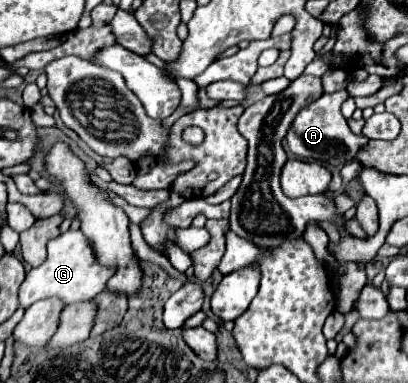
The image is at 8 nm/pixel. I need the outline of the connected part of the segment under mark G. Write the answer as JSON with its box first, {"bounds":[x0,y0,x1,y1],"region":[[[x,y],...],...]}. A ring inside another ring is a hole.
{"bounds":[19,229,115,309],"region":[[[69,229],[49,241],[47,259],[39,267],[33,267],[27,273],[27,277],[19,289],[19,303],[23,309],[27,309],[35,301],[49,299],[49,297],[59,297],[61,301],[65,301],[65,305],[89,301],[95,295],[99,295],[101,291],[105,291],[107,281],[111,279],[113,273],[115,273],[115,267],[107,267],[97,261],[95,251],[93,251],[91,243],[85,239],[85,235],[81,231]]]}

